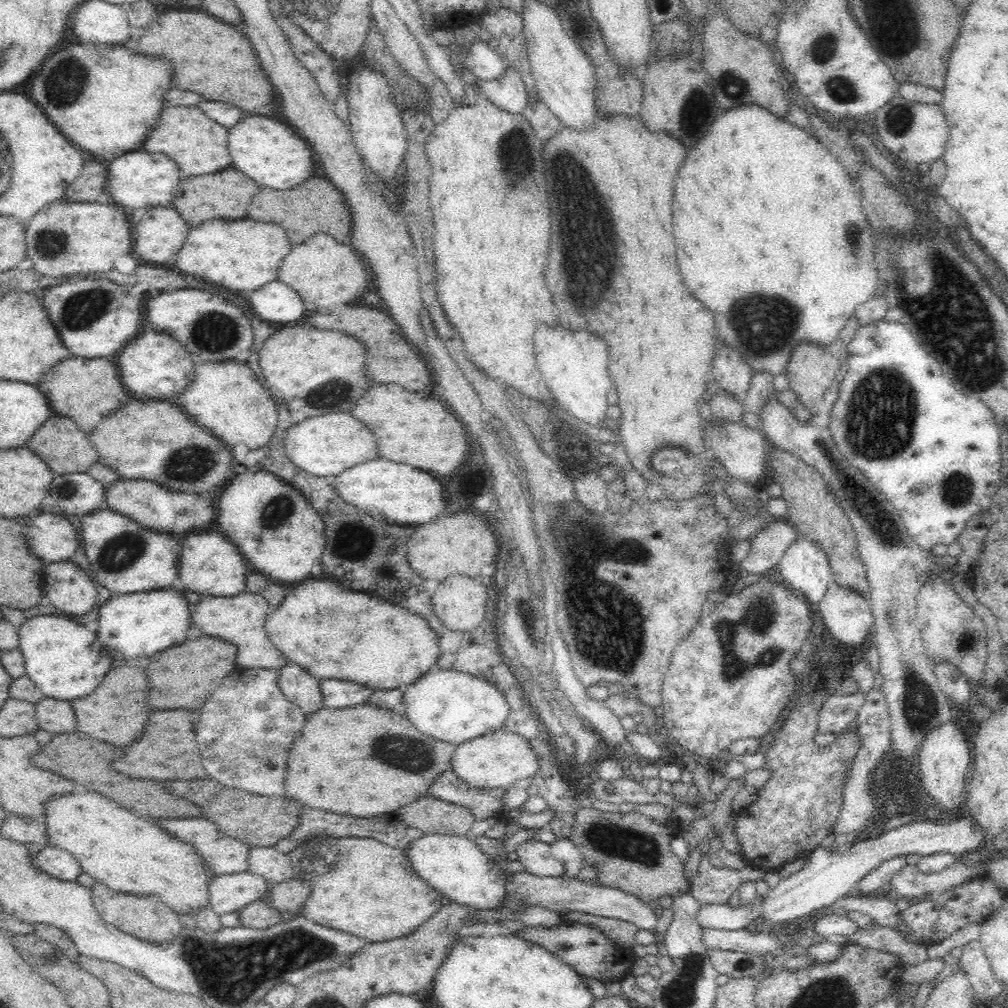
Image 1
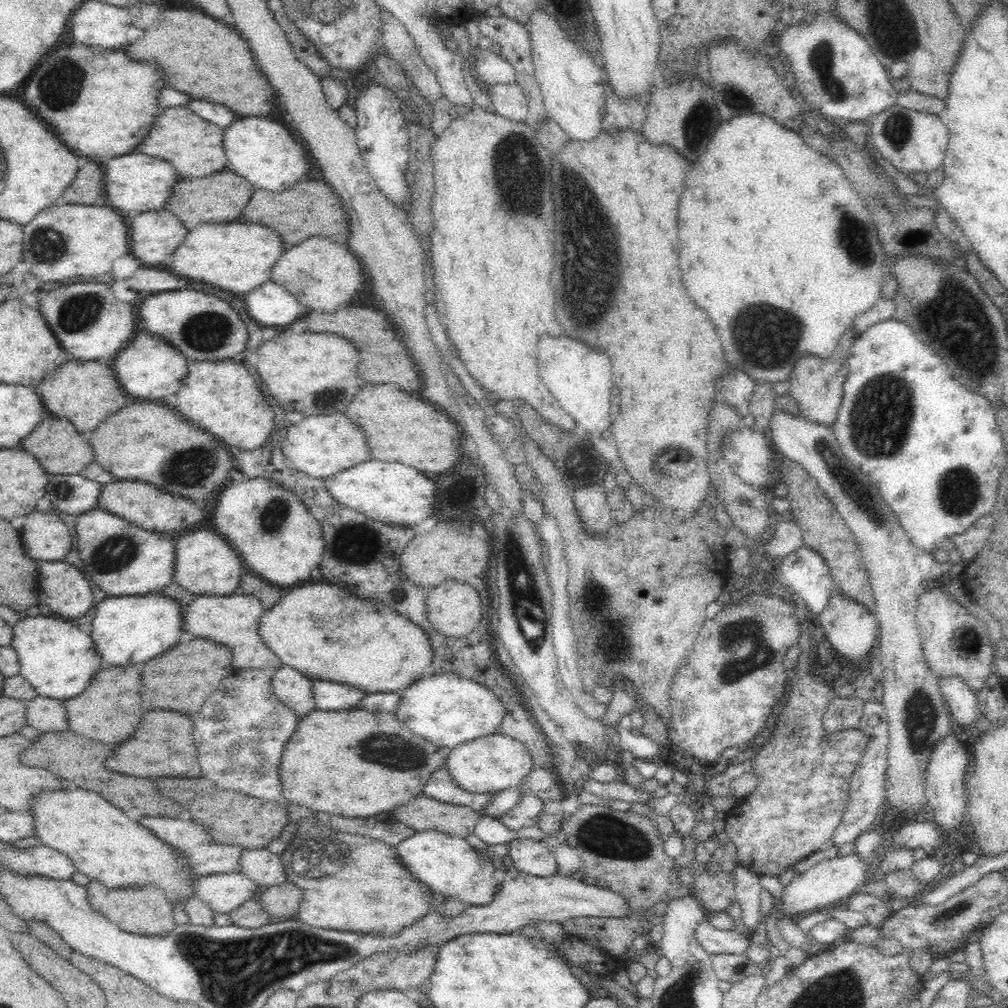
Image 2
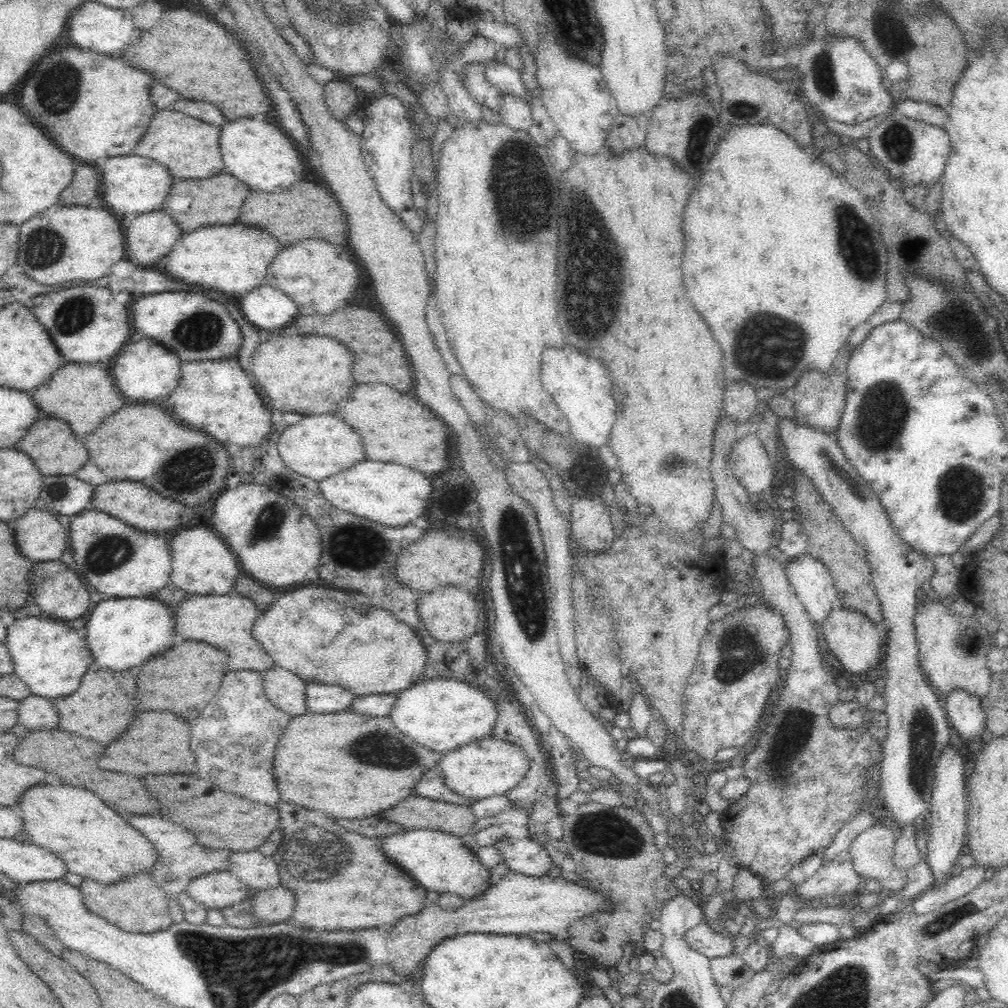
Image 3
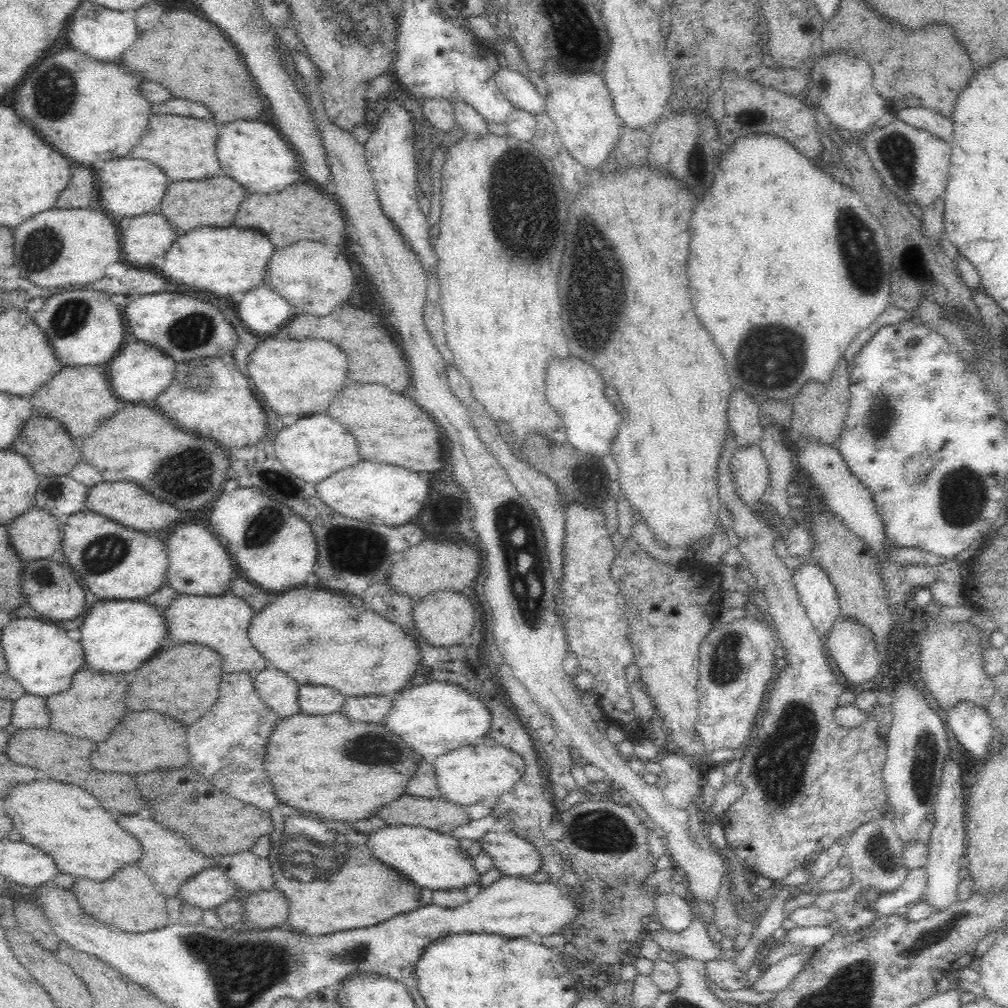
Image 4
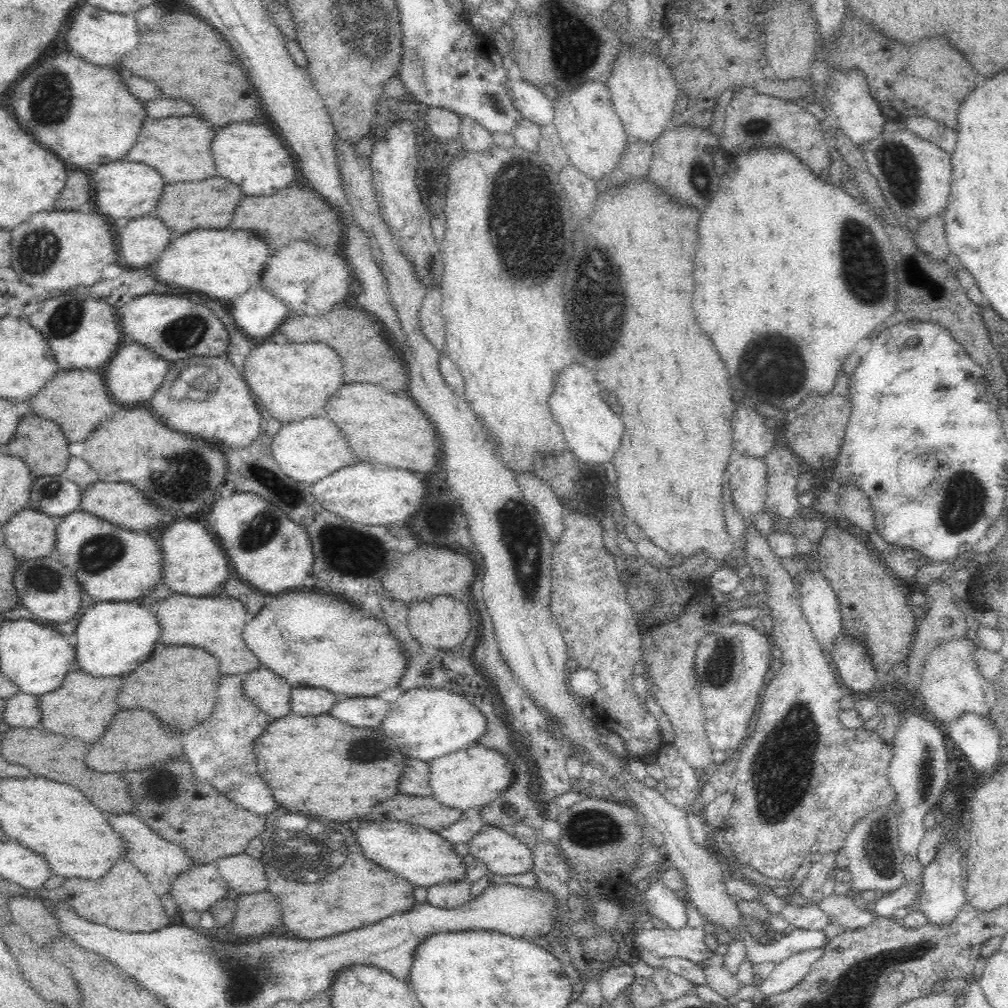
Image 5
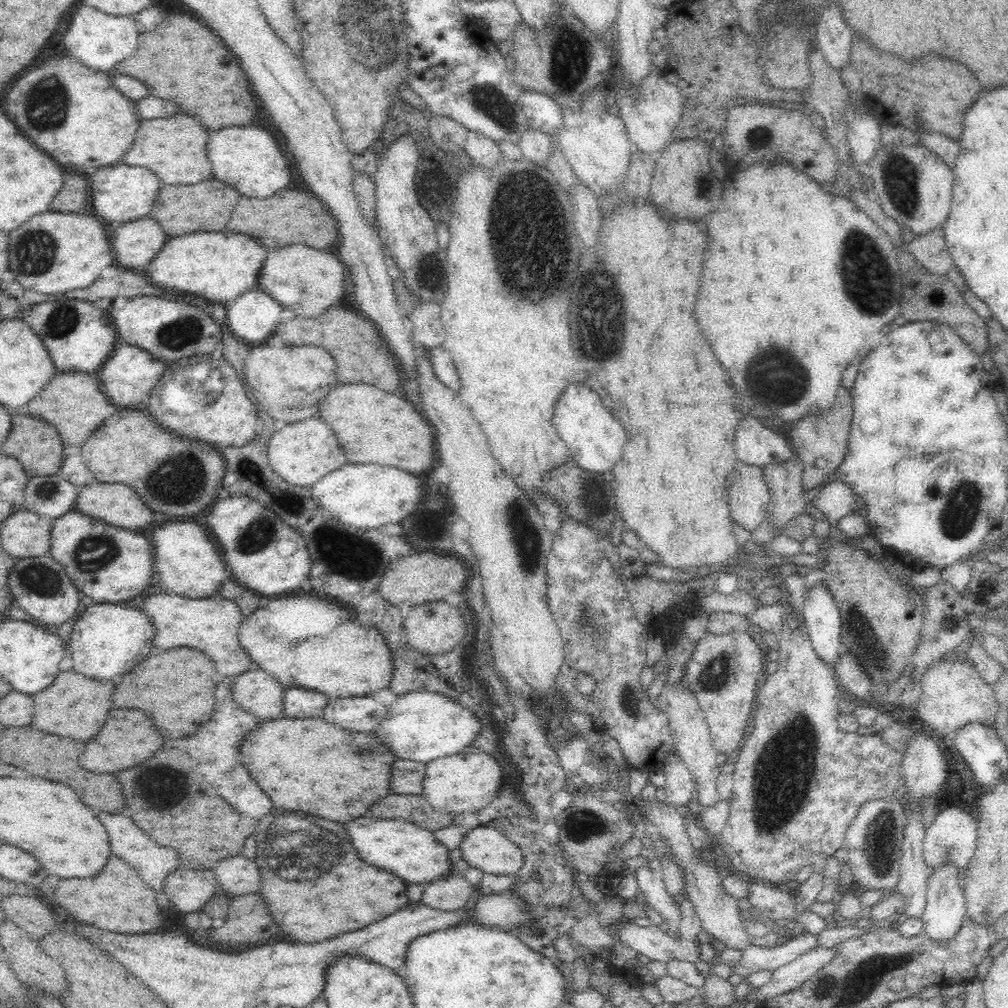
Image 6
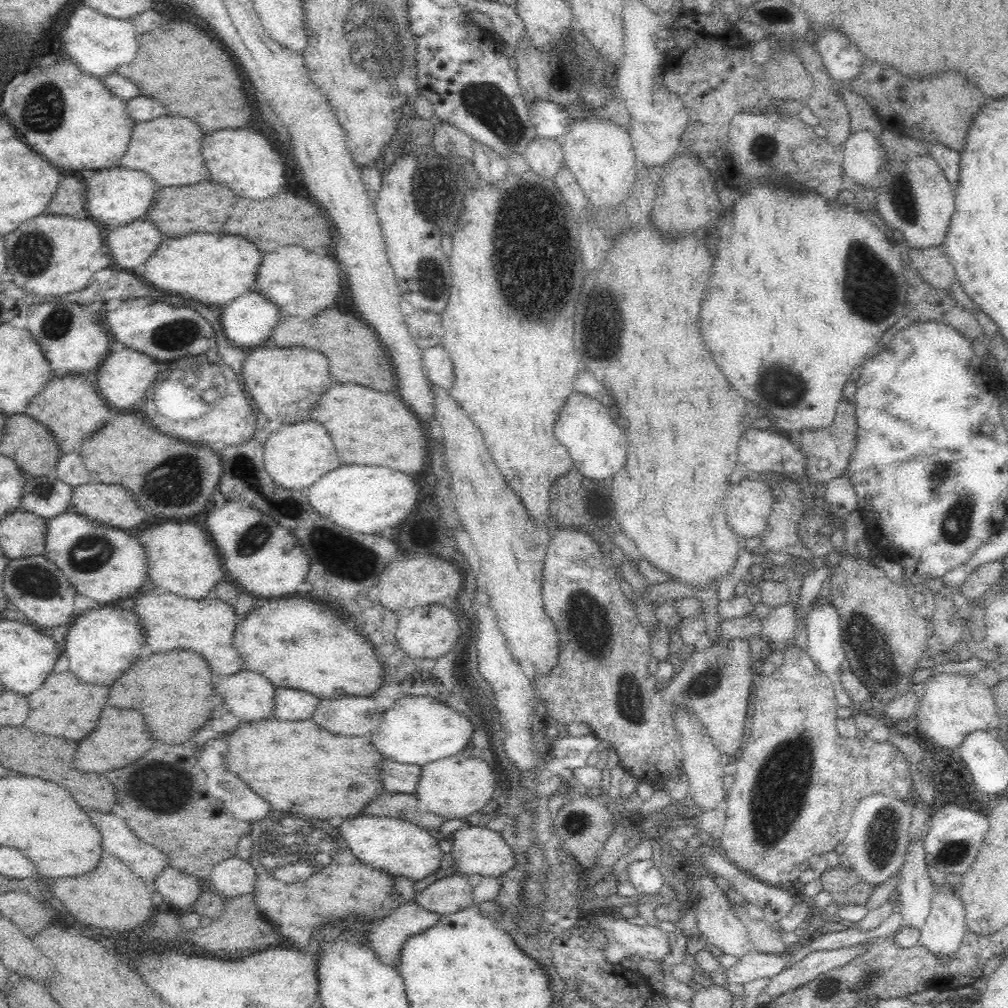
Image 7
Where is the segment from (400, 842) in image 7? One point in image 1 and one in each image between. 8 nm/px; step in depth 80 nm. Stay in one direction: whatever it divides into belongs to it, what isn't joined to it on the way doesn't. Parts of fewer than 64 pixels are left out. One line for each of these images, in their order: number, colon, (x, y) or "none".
1: (455, 866)
2: (447, 863)
3: (439, 861)
4: (433, 860)
5: (420, 856)
6: (409, 851)

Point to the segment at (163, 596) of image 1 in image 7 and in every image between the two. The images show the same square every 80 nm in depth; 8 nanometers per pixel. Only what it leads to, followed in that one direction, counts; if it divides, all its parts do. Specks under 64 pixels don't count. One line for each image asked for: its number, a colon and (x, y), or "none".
2: (125, 630)
3: (123, 633)
4: (117, 635)
5: (112, 638)
6: (106, 640)
7: (100, 644)

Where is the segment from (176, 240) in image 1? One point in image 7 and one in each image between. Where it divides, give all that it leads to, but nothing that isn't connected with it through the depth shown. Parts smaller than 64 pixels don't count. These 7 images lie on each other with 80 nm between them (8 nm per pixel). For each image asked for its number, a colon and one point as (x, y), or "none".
2: (155, 234)
3: (149, 236)
4: (147, 236)
5: (139, 241)
6: (134, 243)
7: (131, 244)

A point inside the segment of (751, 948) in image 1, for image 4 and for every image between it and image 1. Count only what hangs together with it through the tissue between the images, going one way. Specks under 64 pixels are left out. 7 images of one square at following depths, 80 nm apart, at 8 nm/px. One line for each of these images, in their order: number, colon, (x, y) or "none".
2: (714, 941)
3: (703, 938)
4: (693, 942)

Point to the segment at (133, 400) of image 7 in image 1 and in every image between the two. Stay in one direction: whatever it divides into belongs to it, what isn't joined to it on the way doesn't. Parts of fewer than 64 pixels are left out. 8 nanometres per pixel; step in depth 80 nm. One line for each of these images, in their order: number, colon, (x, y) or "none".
1: (153, 365)
2: (146, 367)
3: (142, 369)
4: (139, 372)
5: (133, 374)
6: (127, 376)

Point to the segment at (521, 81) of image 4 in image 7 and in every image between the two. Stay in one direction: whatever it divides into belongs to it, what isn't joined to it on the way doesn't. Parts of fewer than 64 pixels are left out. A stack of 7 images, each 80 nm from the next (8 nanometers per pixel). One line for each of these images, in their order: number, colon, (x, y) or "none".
5: (533, 104)
6: (544, 114)
7: (550, 120)

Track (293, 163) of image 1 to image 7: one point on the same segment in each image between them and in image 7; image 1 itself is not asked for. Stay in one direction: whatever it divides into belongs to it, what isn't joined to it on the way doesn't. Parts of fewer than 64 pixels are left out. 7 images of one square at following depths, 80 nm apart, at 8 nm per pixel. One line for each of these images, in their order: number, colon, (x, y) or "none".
2: (266, 153)
3: (260, 154)
4: (257, 156)
5: (251, 156)
6: (249, 159)
7: (245, 160)

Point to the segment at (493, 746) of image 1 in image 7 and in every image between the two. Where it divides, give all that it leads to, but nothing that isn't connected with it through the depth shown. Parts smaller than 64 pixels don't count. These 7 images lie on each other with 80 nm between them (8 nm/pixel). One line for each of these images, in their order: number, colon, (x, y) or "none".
2: (489, 764)
3: (487, 767)
4: (478, 773)
5: (469, 778)
6: (466, 782)
7: (456, 787)

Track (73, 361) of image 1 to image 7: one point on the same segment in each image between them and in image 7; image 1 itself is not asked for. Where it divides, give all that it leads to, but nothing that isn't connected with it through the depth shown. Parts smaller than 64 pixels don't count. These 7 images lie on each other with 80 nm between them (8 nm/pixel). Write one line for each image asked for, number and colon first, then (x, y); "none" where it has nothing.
2: (85, 392)
3: (81, 394)
4: (81, 398)
5: (78, 401)
6: (74, 403)
7: (72, 409)

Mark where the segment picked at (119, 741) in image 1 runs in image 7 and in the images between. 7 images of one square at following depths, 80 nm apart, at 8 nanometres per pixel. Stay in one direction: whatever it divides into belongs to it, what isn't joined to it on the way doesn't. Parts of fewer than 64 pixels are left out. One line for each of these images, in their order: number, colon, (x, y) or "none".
2: (109, 709)
3: (100, 708)
4: (92, 705)
5: (83, 705)
6: (73, 705)
7: (63, 706)

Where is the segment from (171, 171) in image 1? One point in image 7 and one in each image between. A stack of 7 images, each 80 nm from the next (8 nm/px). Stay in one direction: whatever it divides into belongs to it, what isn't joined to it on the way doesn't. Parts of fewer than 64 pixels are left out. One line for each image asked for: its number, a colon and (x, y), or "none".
2: (135, 183)
3: (131, 185)
4: (128, 187)
5: (123, 190)
6: (120, 193)
7: (115, 196)

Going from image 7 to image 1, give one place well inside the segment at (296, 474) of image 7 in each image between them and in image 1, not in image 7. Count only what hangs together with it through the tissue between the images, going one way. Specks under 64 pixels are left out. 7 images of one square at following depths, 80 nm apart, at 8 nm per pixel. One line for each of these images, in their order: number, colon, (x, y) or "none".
1: (325, 445)
2: (320, 446)
3: (318, 446)
4: (312, 448)
5: (306, 451)
6: (301, 453)

